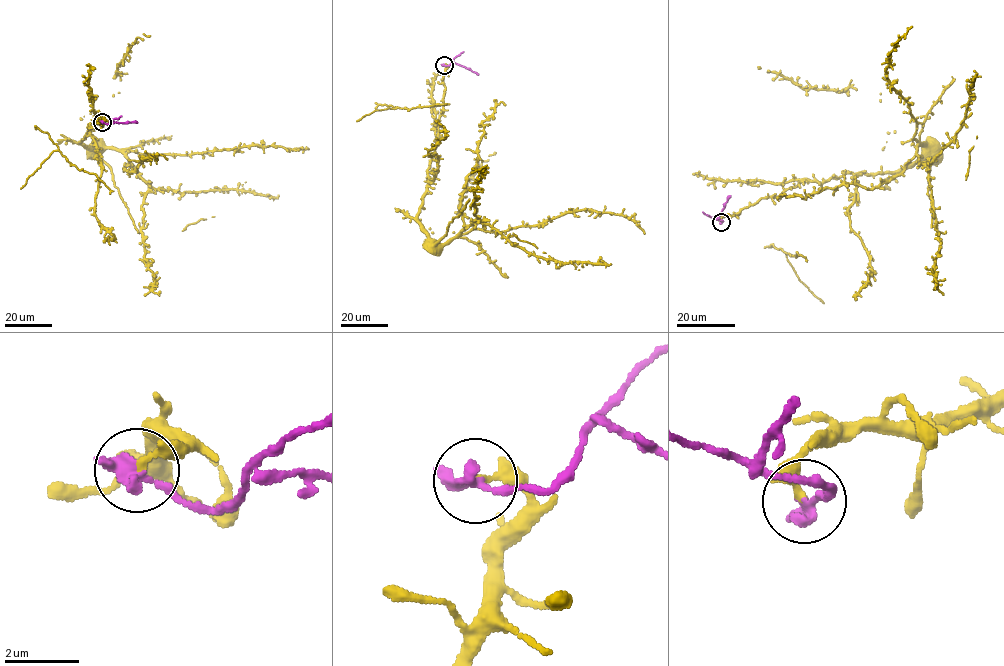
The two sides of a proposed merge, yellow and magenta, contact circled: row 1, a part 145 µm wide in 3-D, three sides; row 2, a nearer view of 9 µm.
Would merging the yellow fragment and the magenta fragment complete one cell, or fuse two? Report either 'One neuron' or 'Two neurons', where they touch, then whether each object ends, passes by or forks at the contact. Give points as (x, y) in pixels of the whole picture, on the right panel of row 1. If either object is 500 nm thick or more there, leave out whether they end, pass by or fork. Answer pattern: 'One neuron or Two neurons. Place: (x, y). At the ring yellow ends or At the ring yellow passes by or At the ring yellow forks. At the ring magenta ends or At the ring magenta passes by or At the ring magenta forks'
Two neurons. Place: (721, 222). At the ring yellow ends. At the ring magenta ends

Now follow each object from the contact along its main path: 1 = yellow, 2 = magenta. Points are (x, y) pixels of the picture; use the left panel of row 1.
1: (103, 121), (96, 119), (93, 127), (88, 126), (81, 145), (154, 155), (248, 145), (308, 148)
2: (103, 121), (137, 122)

